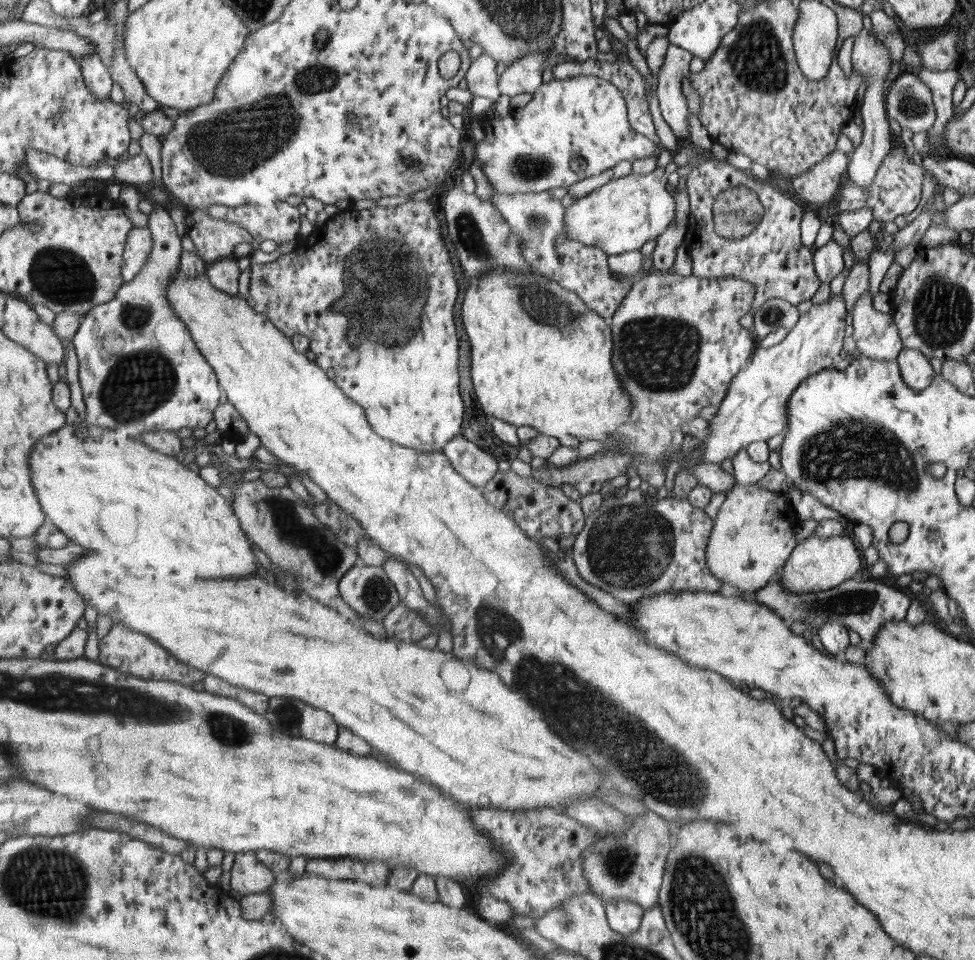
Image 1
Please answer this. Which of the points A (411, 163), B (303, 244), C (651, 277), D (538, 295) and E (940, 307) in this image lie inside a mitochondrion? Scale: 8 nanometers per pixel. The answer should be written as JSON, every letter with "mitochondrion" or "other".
{"A":"other","B":"other","C":"other","D":"mitochondrion","E":"mitochondrion"}

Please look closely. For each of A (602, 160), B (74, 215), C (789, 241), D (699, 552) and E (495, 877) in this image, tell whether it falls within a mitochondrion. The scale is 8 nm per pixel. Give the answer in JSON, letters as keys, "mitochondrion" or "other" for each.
{"A":"other","B":"other","C":"other","D":"other","E":"other"}

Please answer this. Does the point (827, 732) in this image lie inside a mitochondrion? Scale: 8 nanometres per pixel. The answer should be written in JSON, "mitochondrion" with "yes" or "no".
{"mitochondrion":"no"}

